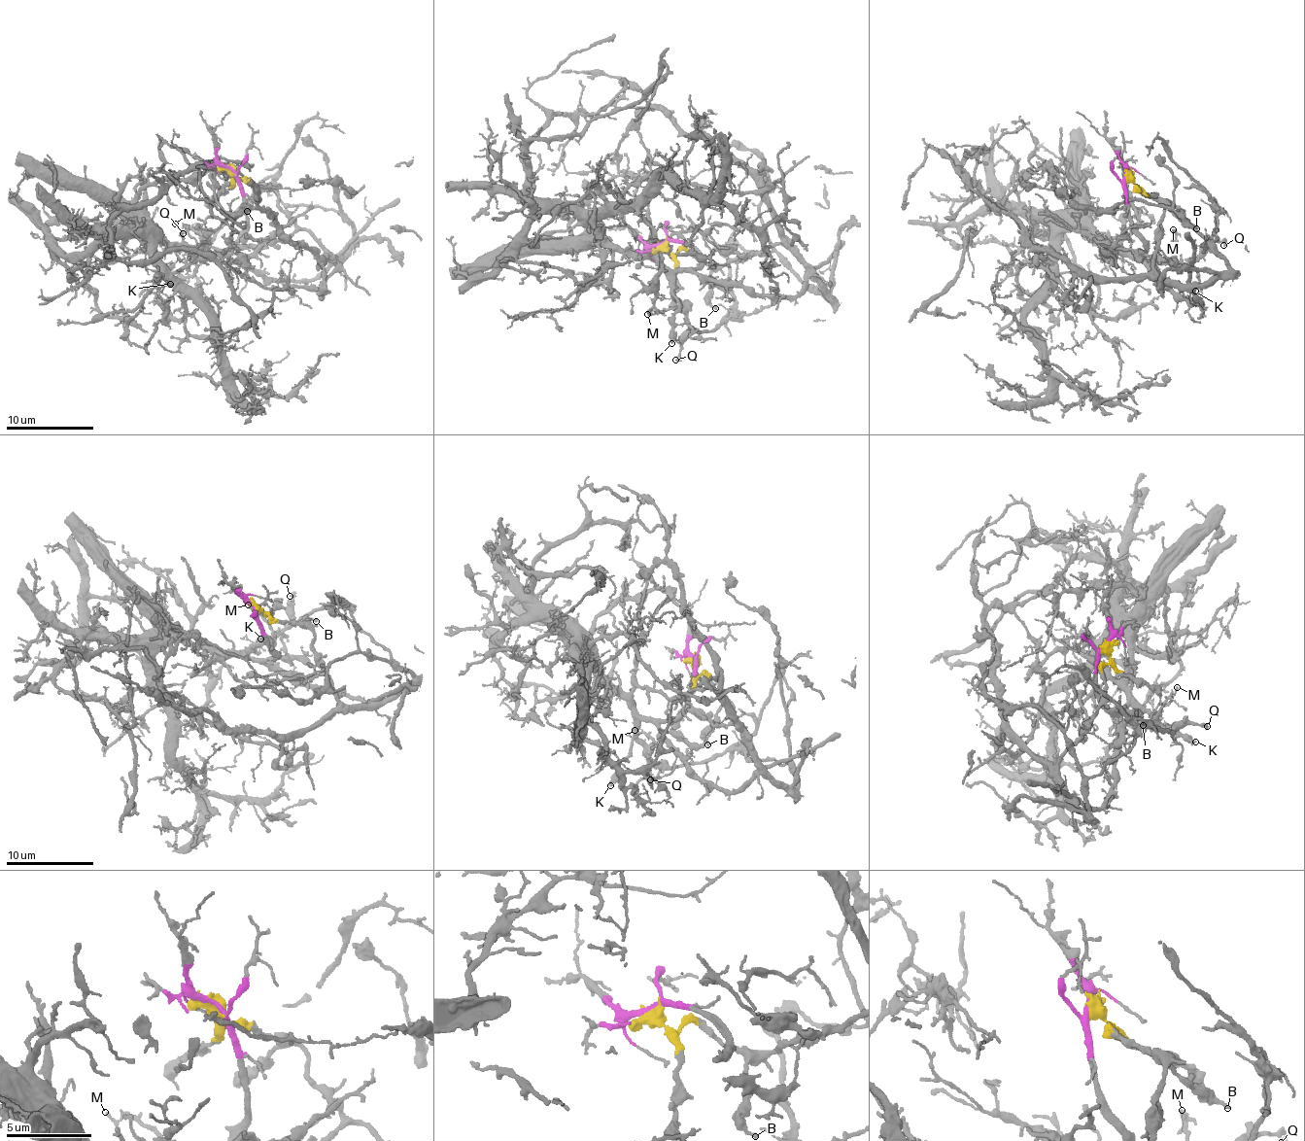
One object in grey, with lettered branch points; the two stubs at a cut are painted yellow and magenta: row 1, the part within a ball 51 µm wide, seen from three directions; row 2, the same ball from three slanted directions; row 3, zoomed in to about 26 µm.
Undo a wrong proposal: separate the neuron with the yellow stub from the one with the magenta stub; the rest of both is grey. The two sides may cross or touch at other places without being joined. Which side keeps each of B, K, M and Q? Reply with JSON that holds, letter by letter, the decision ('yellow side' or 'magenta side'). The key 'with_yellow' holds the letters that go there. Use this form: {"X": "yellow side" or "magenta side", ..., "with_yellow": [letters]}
{"B": "yellow side", "K": "magenta side", "M": "magenta side", "Q": "magenta side", "with_yellow": ["B"]}

